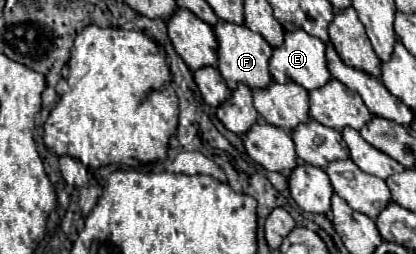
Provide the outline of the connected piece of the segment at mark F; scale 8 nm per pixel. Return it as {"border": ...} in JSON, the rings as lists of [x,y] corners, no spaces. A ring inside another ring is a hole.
{"border":[[[218,21],[214,27],[214,35],[218,41],[218,71],[230,89],[234,89],[238,83],[246,83],[248,87],[256,89],[256,87],[266,87],[272,81],[268,71],[272,47],[266,43],[262,35],[250,31],[244,25],[228,21]]]}

